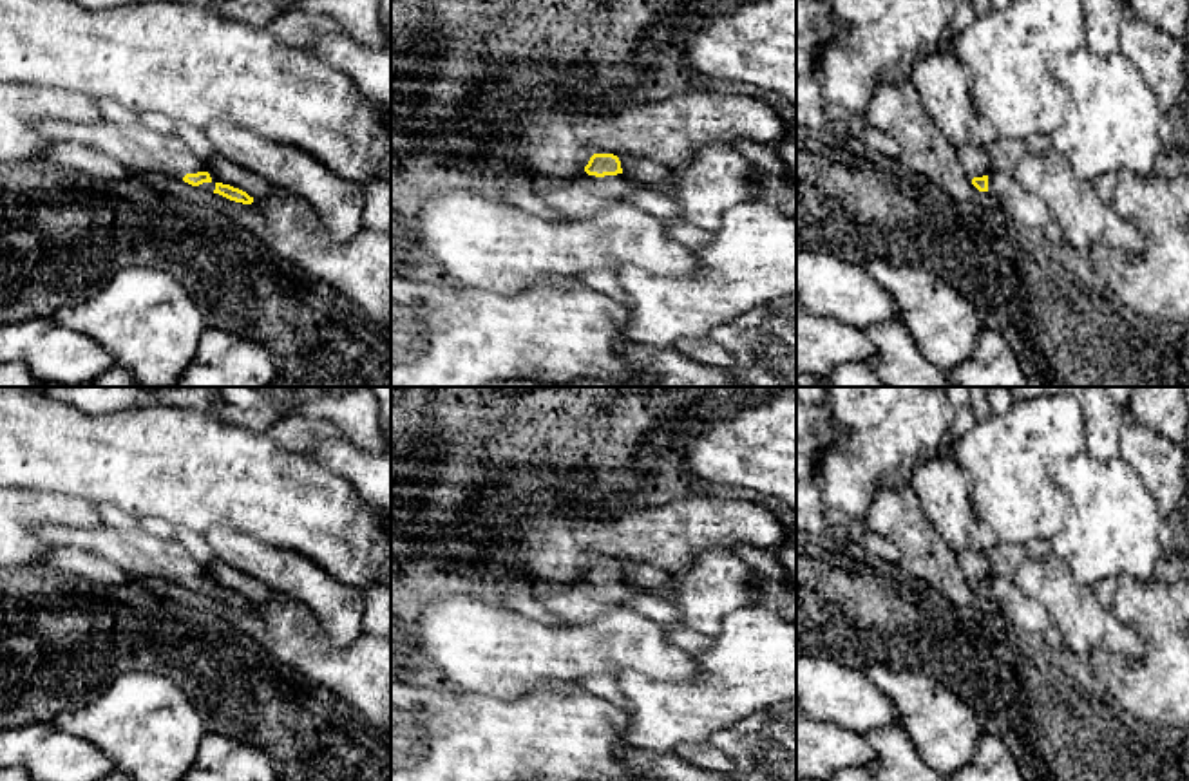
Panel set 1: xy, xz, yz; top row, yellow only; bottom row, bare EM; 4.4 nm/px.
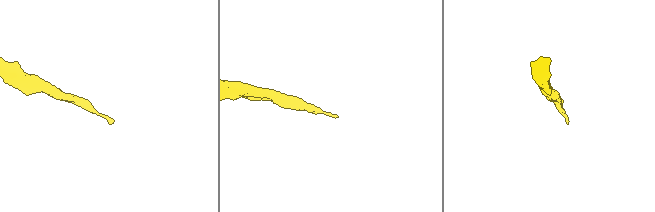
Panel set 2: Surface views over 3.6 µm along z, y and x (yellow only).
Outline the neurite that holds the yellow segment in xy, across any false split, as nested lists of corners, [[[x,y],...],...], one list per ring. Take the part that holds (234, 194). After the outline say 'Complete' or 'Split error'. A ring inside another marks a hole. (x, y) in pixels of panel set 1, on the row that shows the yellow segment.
[[[43,119],[38,132],[49,141],[71,141],[100,150],[121,163],[132,175],[159,174],[206,192],[219,193],[230,201],[252,204],[246,192],[223,184],[208,165],[188,152],[177,139],[163,139],[154,132],[136,127],[110,123],[71,123],[62,119]]]. Split error

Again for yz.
[[[992,168],[988,175],[974,177],[972,184],[995,195],[999,208],[1026,226],[1044,228],[1051,221],[1044,201],[1026,192],[1012,174]]]. Split error

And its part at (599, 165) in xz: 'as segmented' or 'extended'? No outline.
extended

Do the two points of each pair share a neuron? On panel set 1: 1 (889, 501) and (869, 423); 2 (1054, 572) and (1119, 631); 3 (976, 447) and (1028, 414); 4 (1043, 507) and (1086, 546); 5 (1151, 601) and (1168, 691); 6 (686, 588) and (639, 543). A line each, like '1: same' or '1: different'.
1: different
2: same
3: same
4: different
5: same
6: different

